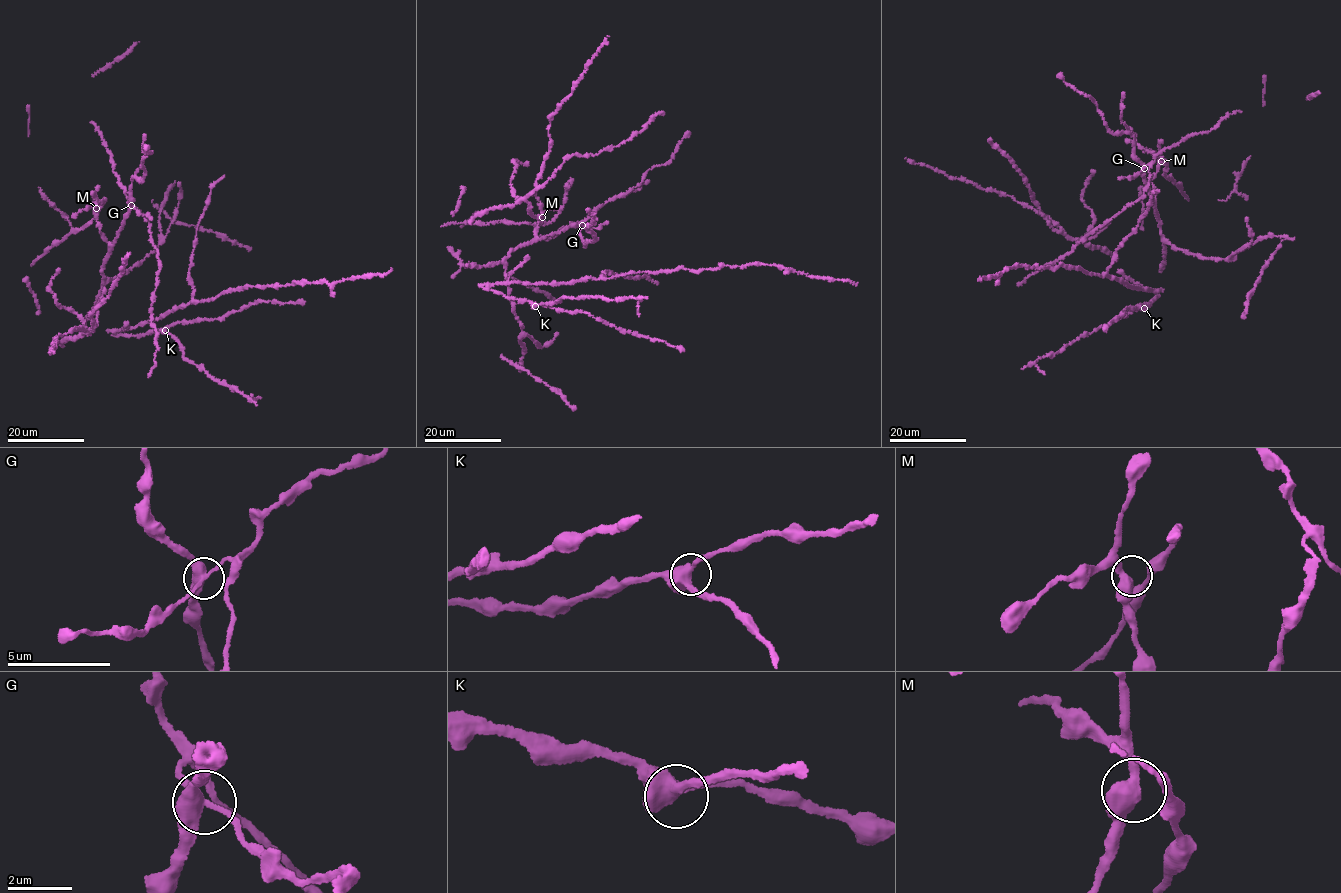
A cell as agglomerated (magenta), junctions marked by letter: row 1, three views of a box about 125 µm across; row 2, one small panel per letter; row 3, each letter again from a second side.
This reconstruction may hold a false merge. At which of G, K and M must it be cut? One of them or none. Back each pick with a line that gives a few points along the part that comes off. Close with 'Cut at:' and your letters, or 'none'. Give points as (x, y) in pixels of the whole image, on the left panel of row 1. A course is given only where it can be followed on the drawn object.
G: foreign part runs (131, 205), (149, 223), (160, 268), (151, 305), (158, 348), (149, 377)
Cut at: G

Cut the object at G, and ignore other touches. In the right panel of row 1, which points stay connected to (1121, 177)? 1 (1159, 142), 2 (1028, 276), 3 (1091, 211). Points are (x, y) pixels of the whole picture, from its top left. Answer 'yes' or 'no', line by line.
1: no
2: yes
3: no

